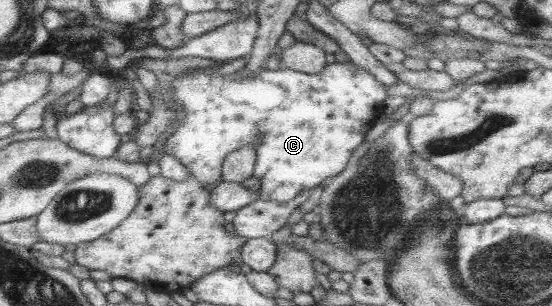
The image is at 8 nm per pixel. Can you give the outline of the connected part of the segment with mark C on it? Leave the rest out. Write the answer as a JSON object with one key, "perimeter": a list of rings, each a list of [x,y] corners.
{"perimeter":[[[334,62],[326,64],[319,72],[313,72],[312,74],[279,67],[277,70],[267,70],[262,68],[260,71],[255,71],[253,74],[246,74],[245,76],[238,71],[231,75],[223,76],[217,69],[212,69],[210,71],[206,71],[206,69],[190,70],[188,73],[183,72],[179,75],[180,79],[175,79],[170,84],[169,95],[170,100],[178,107],[178,109],[184,111],[184,115],[182,116],[183,120],[181,120],[180,125],[172,131],[172,136],[166,139],[162,153],[174,157],[186,171],[190,172],[192,177],[195,177],[205,186],[209,183],[218,183],[218,181],[221,181],[220,166],[222,160],[224,160],[224,157],[228,155],[228,153],[235,151],[240,147],[254,145],[255,163],[252,176],[258,180],[260,185],[258,191],[259,198],[275,201],[276,203],[286,203],[287,201],[294,199],[300,191],[306,191],[306,189],[316,187],[316,185],[322,183],[324,179],[334,177],[335,174],[340,173],[344,167],[347,167],[347,164],[352,159],[352,152],[363,142],[367,131],[372,128],[377,121],[377,117],[383,109],[383,101],[387,97],[384,85],[380,85],[380,83],[376,82],[374,77],[367,71],[364,71],[363,68],[356,67],[354,63],[350,62]]]}

